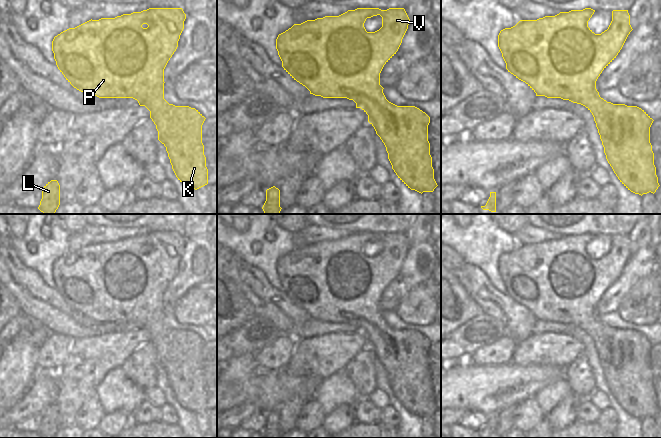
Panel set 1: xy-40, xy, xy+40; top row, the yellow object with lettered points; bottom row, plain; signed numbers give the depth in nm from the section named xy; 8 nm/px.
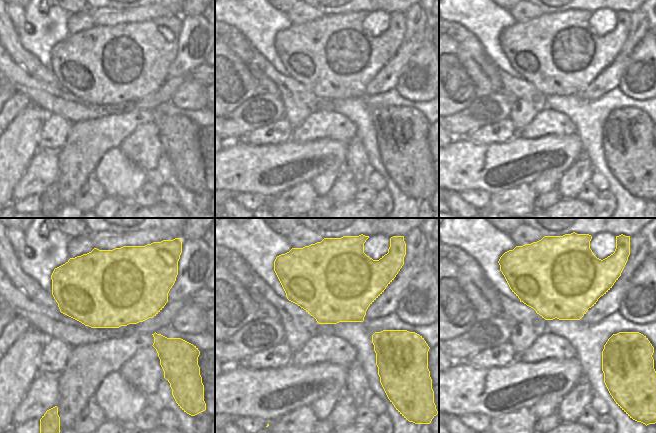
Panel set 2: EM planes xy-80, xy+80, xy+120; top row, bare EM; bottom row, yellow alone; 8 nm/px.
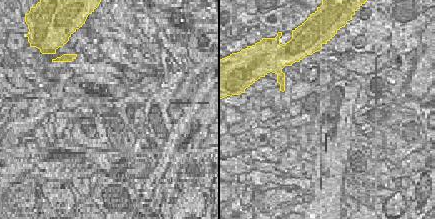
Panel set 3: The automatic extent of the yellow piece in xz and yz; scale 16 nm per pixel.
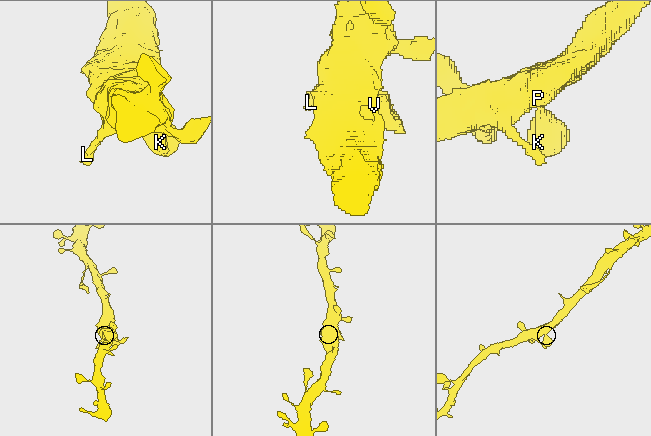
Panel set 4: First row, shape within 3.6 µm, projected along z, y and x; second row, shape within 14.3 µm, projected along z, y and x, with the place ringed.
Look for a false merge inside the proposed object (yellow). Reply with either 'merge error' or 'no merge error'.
no merge error

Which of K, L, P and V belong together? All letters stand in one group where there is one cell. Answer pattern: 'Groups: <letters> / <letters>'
Groups: K L P V

